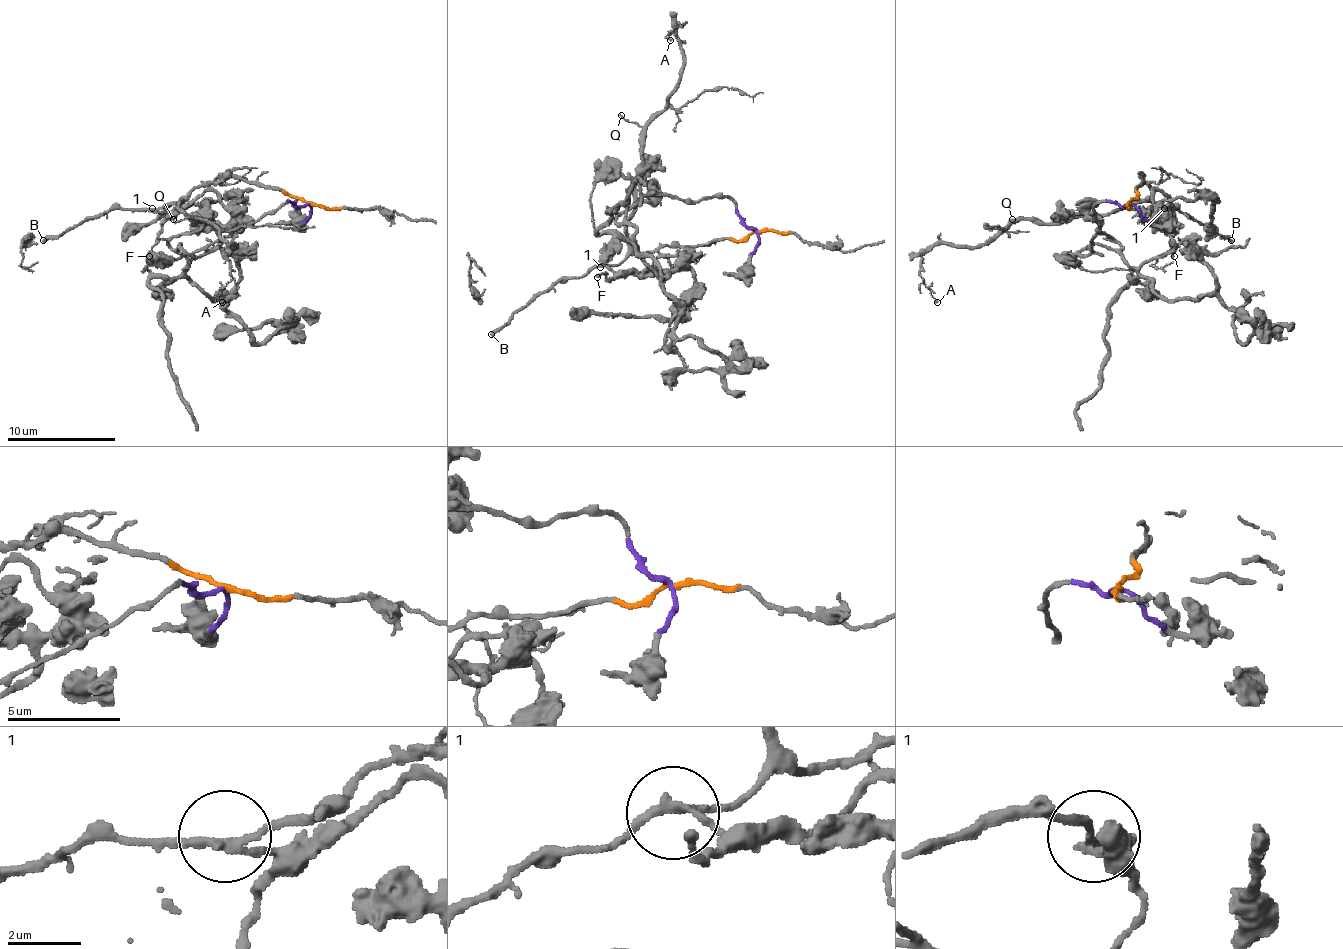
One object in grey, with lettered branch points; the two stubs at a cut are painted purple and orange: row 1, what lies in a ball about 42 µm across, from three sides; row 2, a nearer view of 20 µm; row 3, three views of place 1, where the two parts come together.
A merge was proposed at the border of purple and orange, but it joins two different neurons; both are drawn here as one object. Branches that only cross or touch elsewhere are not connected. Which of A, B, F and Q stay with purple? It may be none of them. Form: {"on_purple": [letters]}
{"on_purple": ["F"]}

